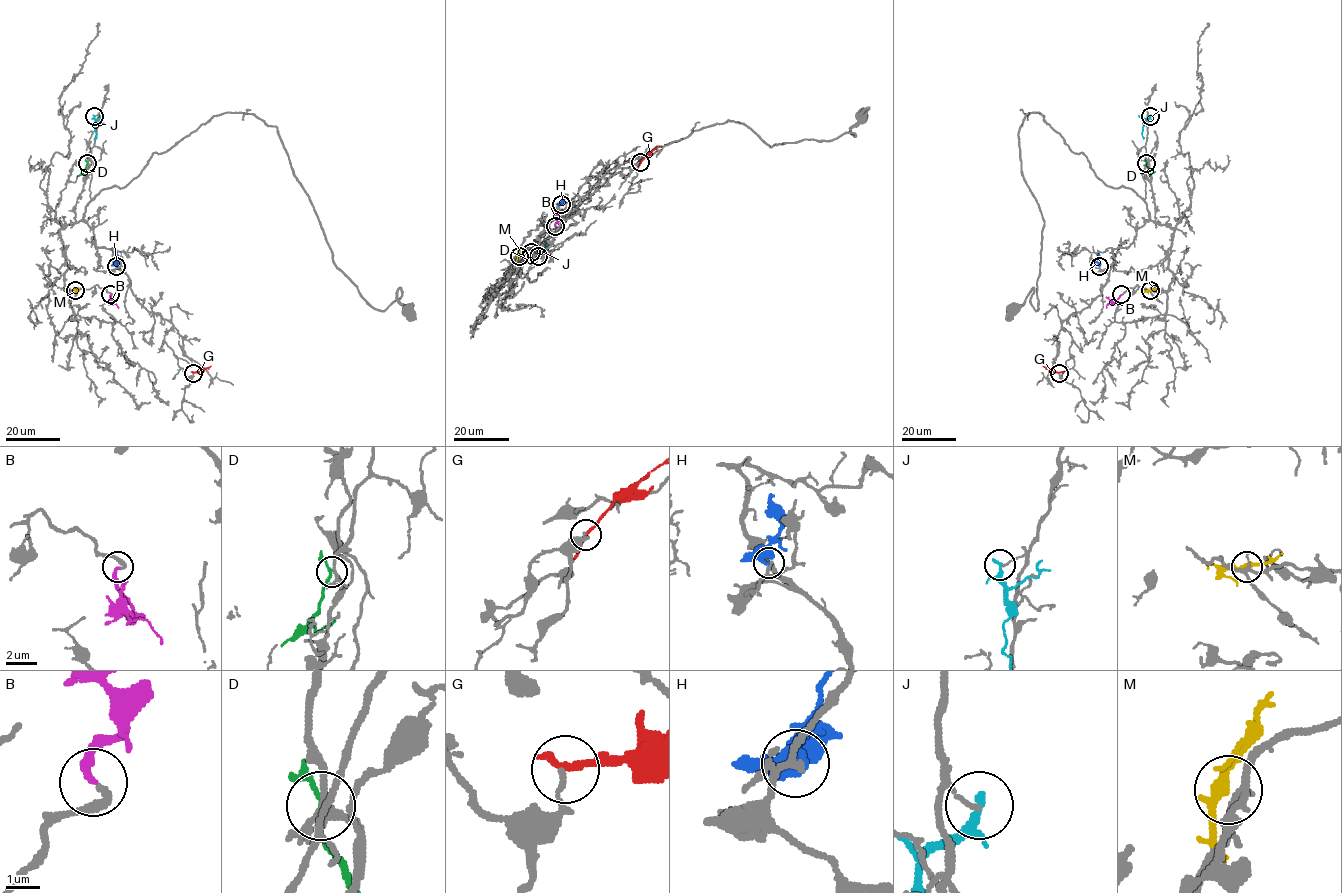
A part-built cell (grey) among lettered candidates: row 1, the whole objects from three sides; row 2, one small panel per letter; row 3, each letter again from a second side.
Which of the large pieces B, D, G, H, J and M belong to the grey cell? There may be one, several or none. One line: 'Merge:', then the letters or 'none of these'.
Merge: B

